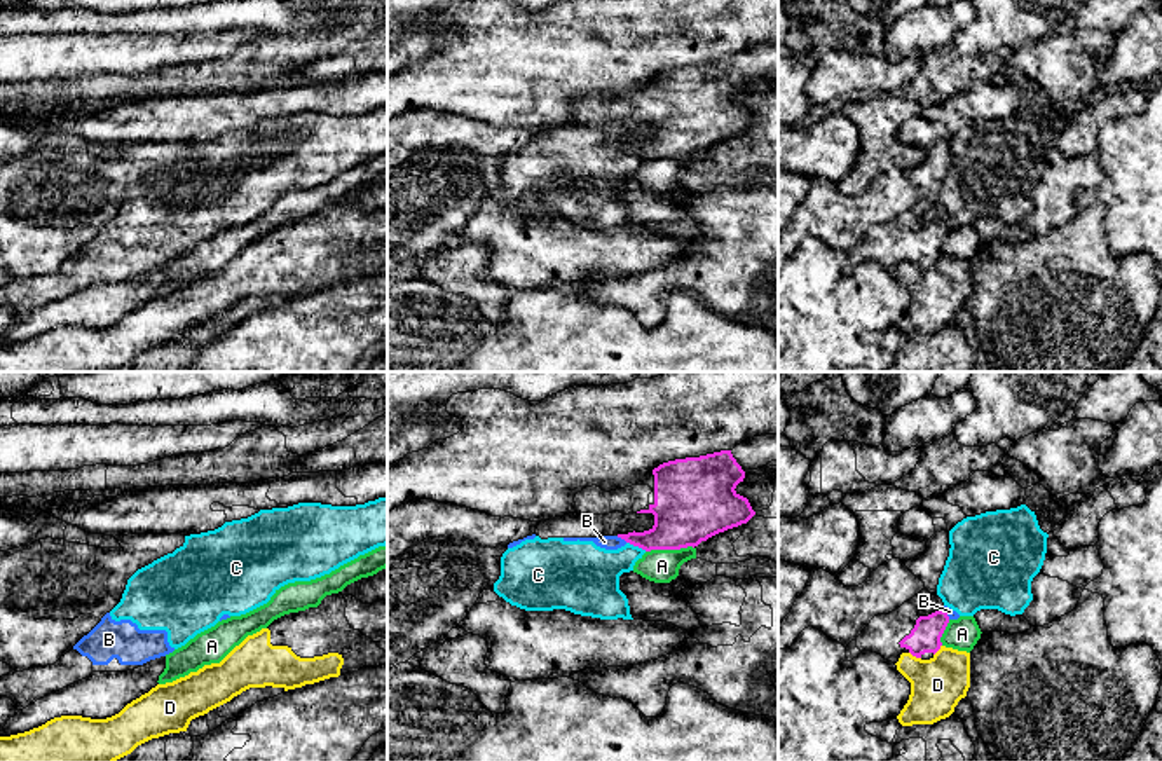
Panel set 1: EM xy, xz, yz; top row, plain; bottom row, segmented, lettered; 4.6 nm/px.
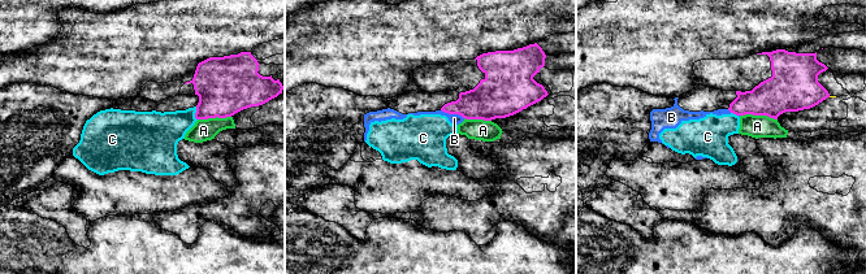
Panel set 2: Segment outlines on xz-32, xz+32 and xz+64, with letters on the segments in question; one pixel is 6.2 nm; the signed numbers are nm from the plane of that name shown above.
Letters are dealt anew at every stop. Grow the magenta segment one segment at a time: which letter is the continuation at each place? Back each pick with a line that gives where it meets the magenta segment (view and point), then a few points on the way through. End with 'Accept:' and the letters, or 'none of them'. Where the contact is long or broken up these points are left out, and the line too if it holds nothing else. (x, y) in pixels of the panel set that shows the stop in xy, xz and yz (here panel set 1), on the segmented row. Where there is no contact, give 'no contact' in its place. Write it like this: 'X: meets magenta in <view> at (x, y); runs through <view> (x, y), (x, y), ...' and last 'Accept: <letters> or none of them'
Accept: none of them

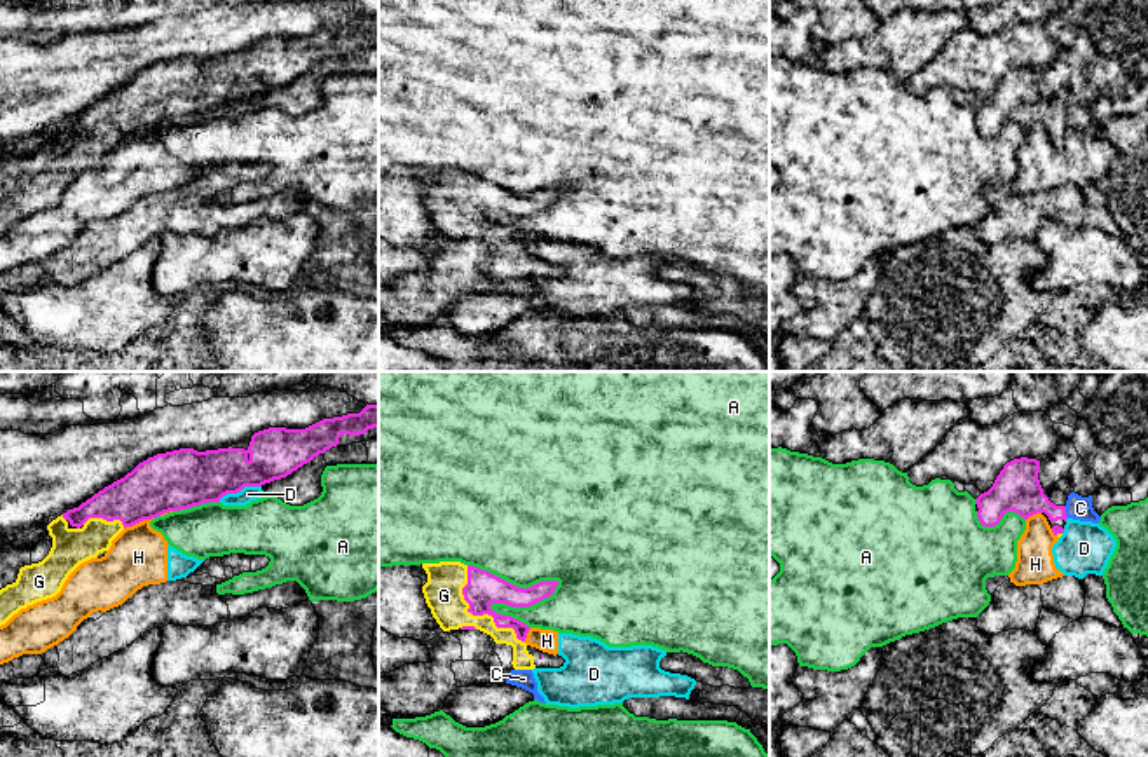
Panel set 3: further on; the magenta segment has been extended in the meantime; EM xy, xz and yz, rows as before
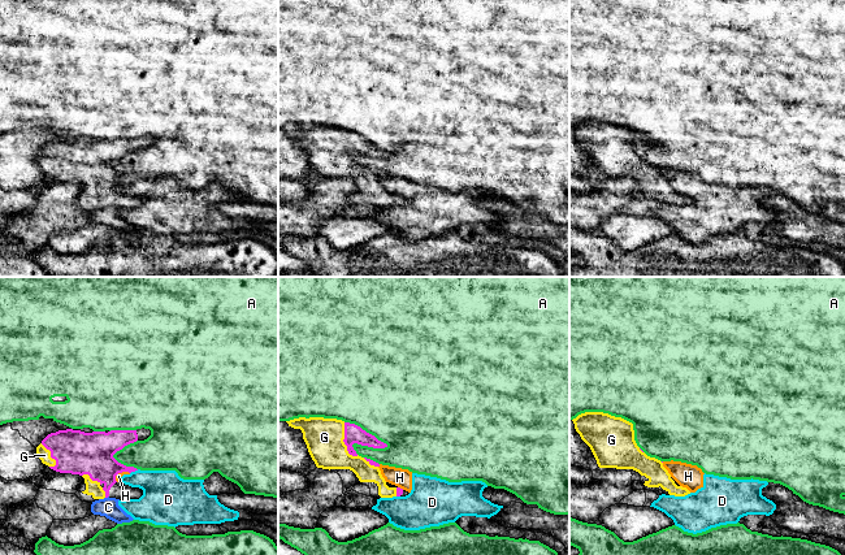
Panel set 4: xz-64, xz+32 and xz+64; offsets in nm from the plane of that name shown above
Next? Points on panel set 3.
G: meets magenta in xz at (478, 614)
Accept: G

